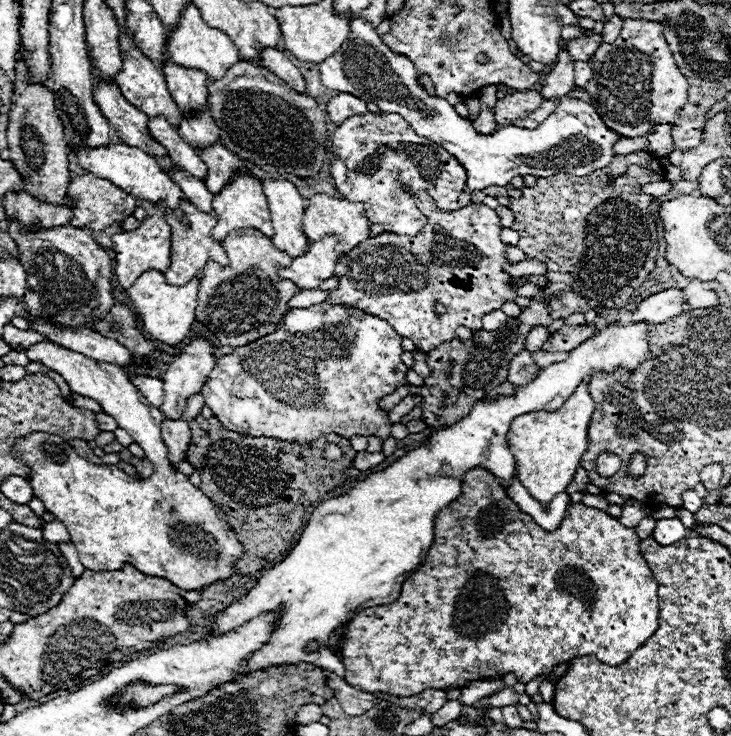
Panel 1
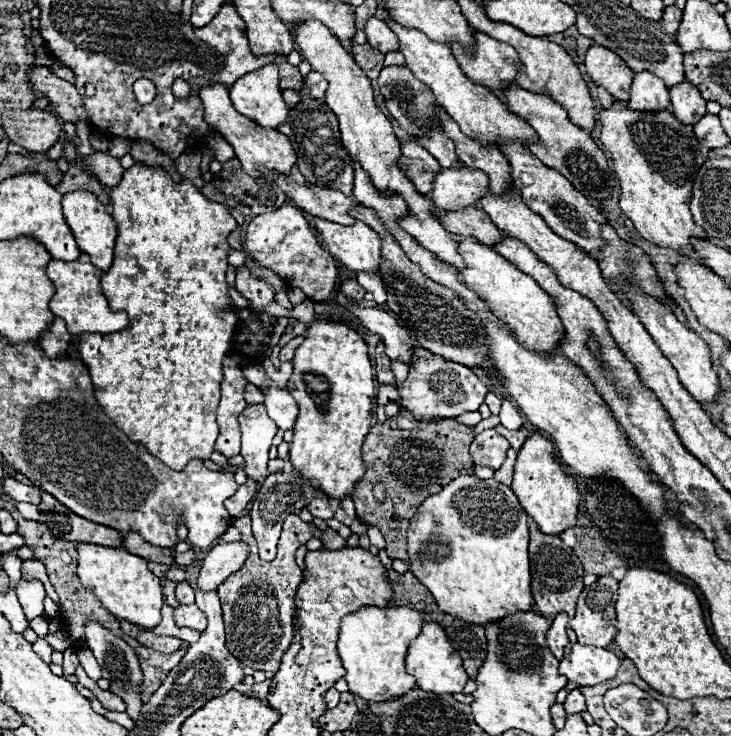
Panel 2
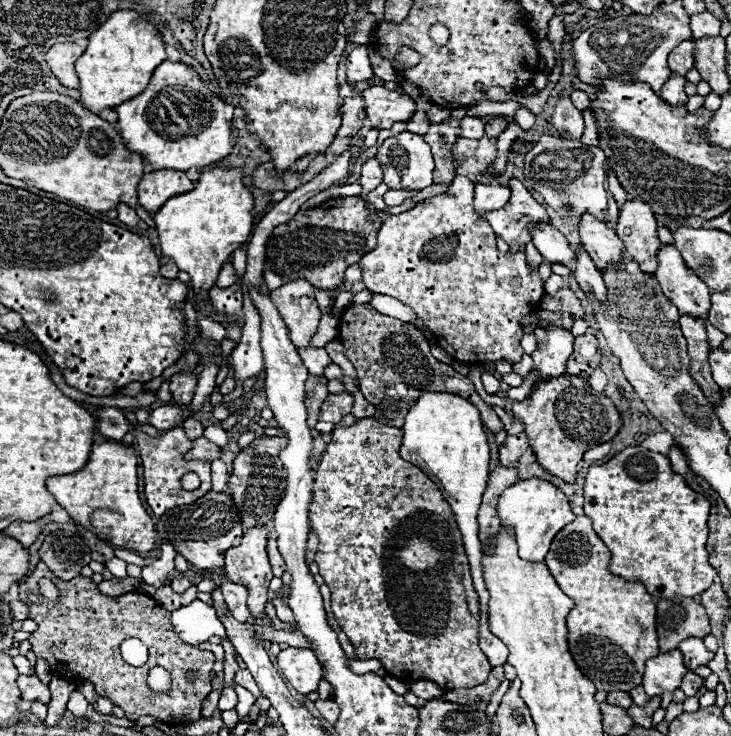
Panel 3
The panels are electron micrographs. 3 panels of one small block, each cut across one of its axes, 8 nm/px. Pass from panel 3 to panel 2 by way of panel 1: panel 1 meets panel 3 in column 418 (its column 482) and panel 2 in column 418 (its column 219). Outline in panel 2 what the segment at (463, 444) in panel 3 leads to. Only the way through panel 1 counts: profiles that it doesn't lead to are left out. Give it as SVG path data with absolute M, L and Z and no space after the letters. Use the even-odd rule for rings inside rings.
M366 606L354 614L346 614L340 624L340 638L338 638L338 654L342 658L342 664L346 668L346 682L354 696L364 698L368 702L386 702L390 698L404 696L408 690L416 686L414 676L408 676L404 670L404 658L410 642L420 634L422 630L422 616L410 606L388 606L388 608L376 608Z

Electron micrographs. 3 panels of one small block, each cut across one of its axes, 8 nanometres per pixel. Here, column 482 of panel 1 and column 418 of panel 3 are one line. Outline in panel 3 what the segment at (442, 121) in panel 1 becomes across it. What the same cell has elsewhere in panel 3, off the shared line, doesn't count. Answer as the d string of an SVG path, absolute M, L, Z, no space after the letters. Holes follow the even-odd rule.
M404 131L398 136L386 138L376 154L382 170L384 170L384 184L388 184L392 190L412 188L422 190L432 184L432 170L434 170L434 158L430 152L430 146L424 142L420 134Z

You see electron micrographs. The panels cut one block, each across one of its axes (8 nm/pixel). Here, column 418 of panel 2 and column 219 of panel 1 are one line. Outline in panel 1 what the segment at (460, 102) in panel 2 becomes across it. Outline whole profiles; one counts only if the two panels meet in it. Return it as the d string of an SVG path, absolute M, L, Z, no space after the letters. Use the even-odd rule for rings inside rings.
M190 4L182 12L178 28L176 30L168 30L166 36L168 36L168 50L170 50L172 60L176 64L184 66L184 68L204 70L208 80L222 80L224 74L228 72L228 68L234 66L236 62L240 62L240 54L238 54L234 42L224 32L208 28L194 4Z

